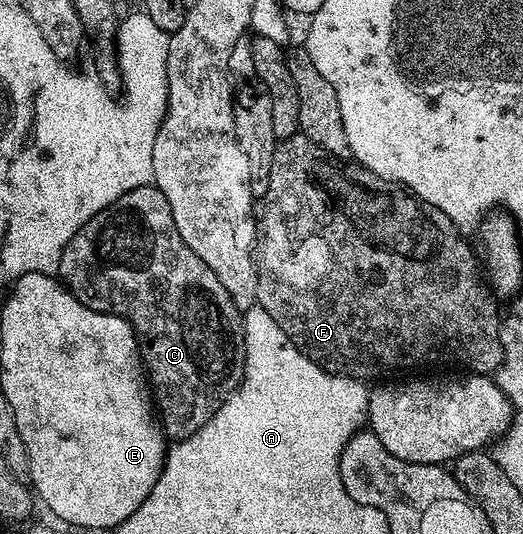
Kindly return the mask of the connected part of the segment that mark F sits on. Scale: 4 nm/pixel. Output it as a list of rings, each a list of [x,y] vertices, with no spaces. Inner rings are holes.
[[[302,133],[277,141],[268,192],[262,199],[264,207],[261,210],[259,207],[258,210],[257,303],[266,308],[266,312],[270,312],[270,320],[274,320],[278,328],[282,328],[282,332],[297,350],[302,351],[310,361],[329,374],[369,380],[368,378],[376,378],[379,374],[388,374],[391,370],[420,372],[423,371],[420,370],[423,366],[449,366],[452,369],[449,371],[452,372],[495,375],[504,355],[500,343],[502,314],[496,311],[497,299],[486,289],[477,259],[476,262],[472,259],[472,254],[460,235],[463,233],[452,223],[450,216],[446,216],[446,212],[433,206],[425,206],[411,190],[400,183],[386,180],[359,164],[343,166],[340,162],[343,161],[325,152],[318,144],[314,144],[314,140]],[[288,234],[296,234],[296,238],[308,238],[308,246],[332,246],[332,254],[288,254]]]

